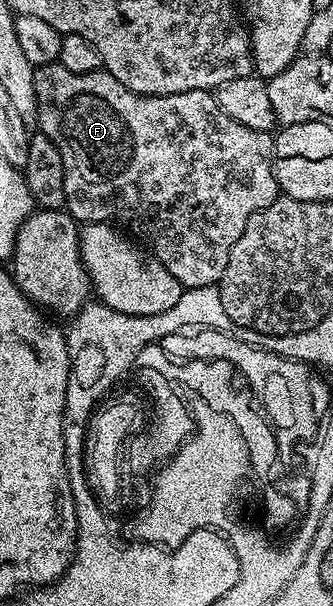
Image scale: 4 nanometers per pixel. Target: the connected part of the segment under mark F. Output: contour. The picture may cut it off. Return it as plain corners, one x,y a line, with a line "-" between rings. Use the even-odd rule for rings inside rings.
56,63
36,68
35,90
37,91
37,115
39,116
38,132
53,139
53,147
61,151
61,163
65,163
66,212
70,213
76,222
110,223
116,227
125,227
126,232
134,235
140,242
148,241
148,243
143,243
149,246
150,252
163,264
165,271
169,271
169,275
173,275
173,279
177,279
177,283
181,283
184,289
218,285
220,279
225,275
225,263
229,263
229,251
233,251
233,243
241,239
241,231
245,231
245,223
249,223
251,216
269,207
269,203
273,203
275,198
280,196
281,190
275,178
274,136
270,132
262,133
229,119
229,115
225,115
225,111
221,111
216,105
214,92
205,89
194,89
188,93
165,95
164,97
140,97
139,94
129,91
129,87
122,85
109,72
74,73
65,71
63,65

